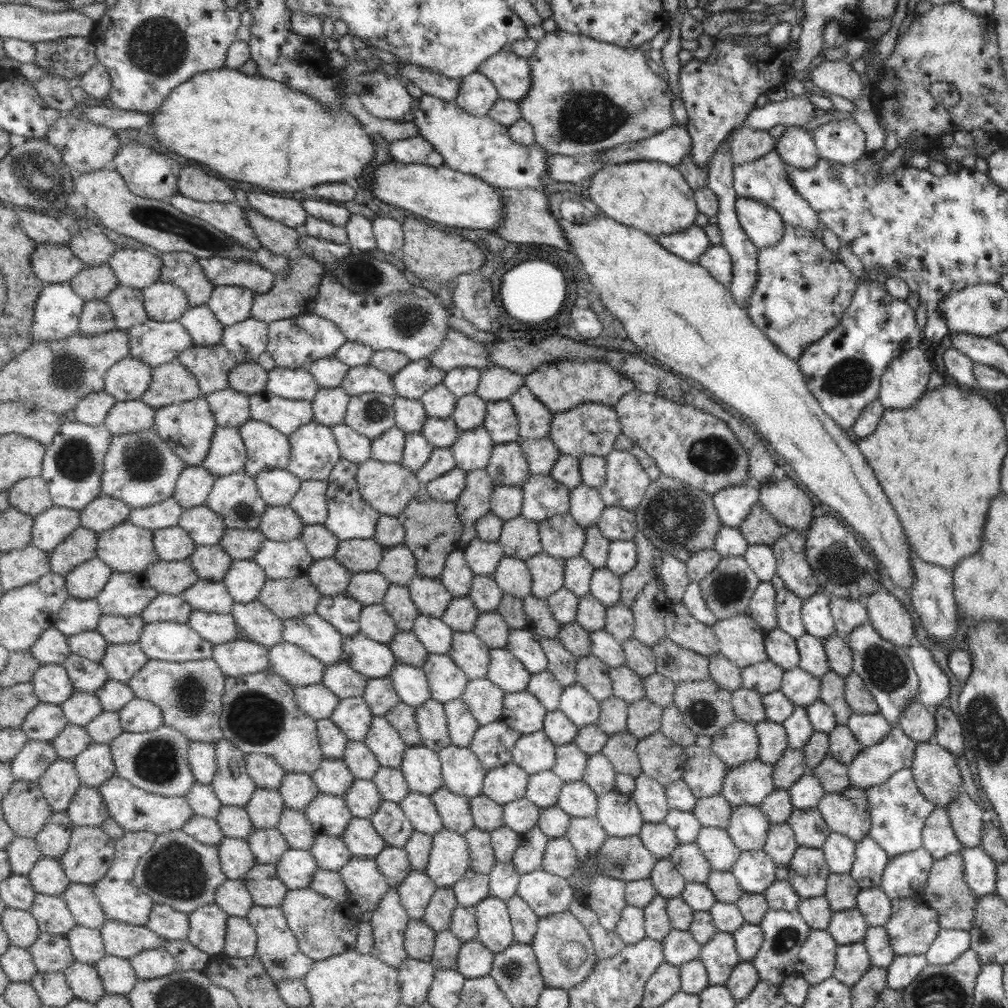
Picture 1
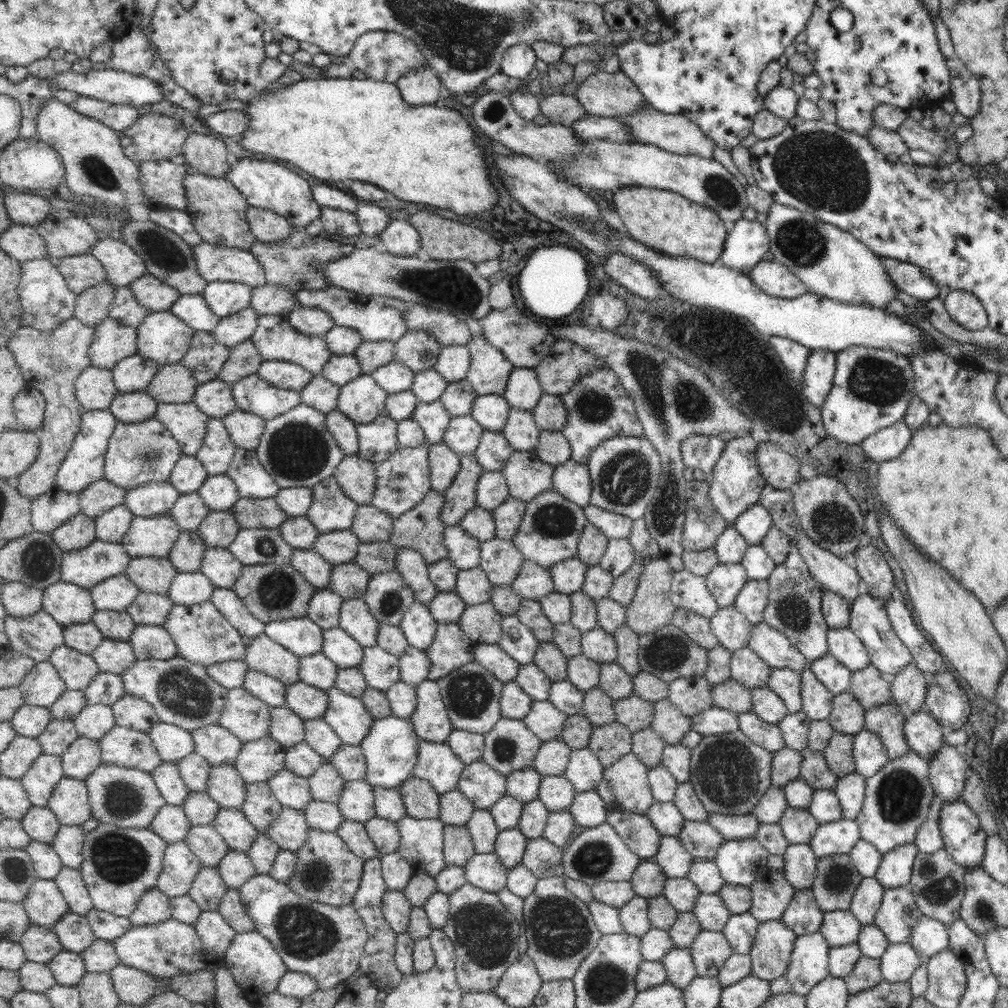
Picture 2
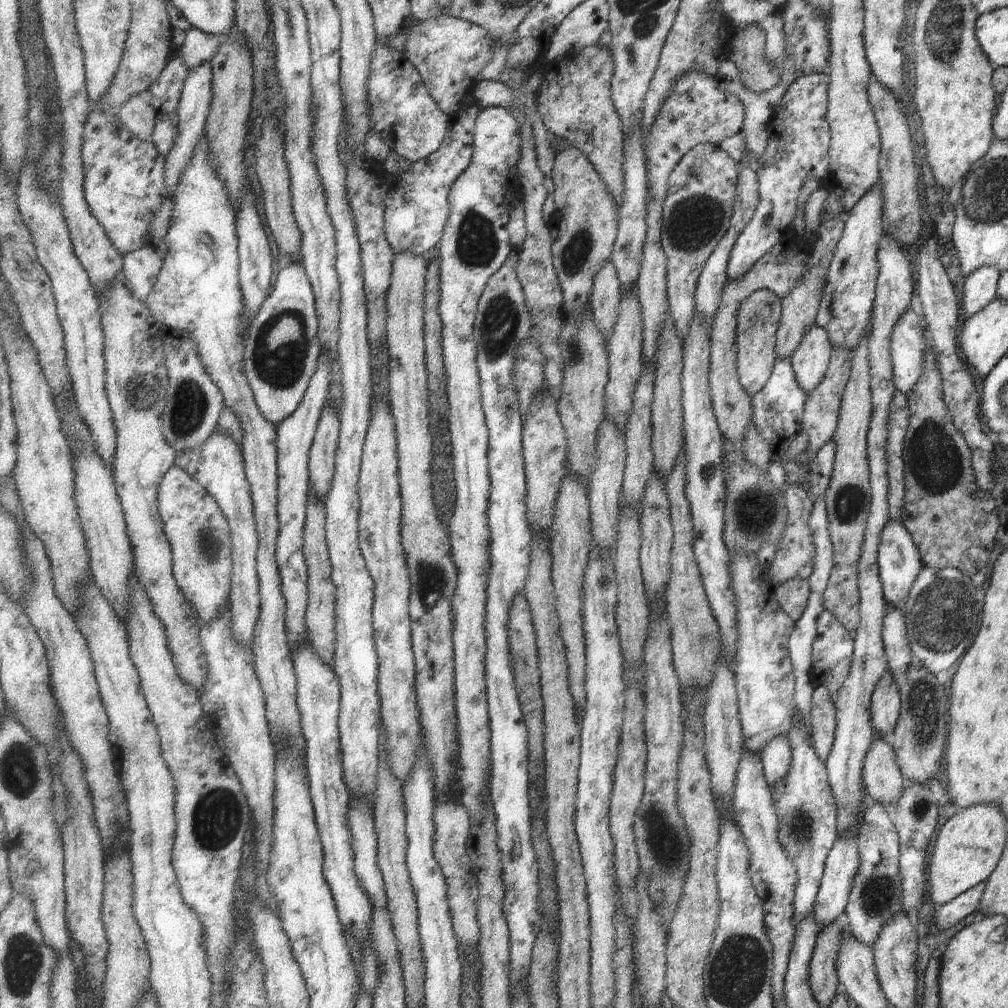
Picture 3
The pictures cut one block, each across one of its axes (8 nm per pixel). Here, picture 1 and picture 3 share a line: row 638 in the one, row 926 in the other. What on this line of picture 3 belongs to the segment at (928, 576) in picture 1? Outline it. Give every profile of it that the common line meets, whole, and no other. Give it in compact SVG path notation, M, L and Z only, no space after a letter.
M985 881L976 884L972 889L956 896L953 900L938 906L933 910L937 926L945 928L959 922L962 918L978 910L981 893L985 888Z

